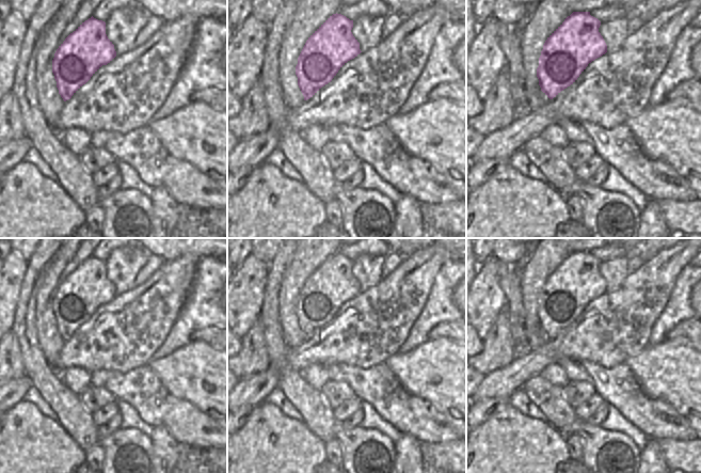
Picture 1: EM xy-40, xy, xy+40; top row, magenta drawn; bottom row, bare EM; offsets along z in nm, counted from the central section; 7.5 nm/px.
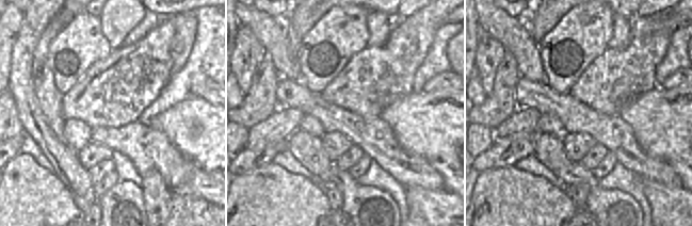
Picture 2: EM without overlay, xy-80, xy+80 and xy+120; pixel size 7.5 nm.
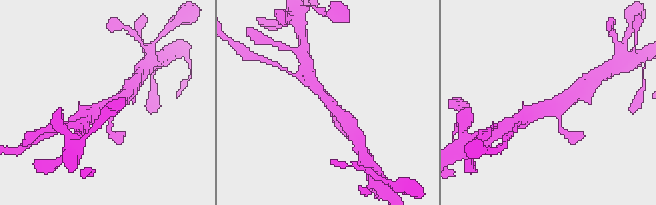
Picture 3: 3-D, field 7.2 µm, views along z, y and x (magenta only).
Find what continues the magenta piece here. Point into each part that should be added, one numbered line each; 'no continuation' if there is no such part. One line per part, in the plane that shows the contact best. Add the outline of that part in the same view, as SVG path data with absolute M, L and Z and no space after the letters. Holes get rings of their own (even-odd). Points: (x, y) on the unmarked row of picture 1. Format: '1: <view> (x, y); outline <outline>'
no continuation

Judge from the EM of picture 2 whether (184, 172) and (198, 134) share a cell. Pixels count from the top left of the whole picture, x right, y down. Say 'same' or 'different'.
different

